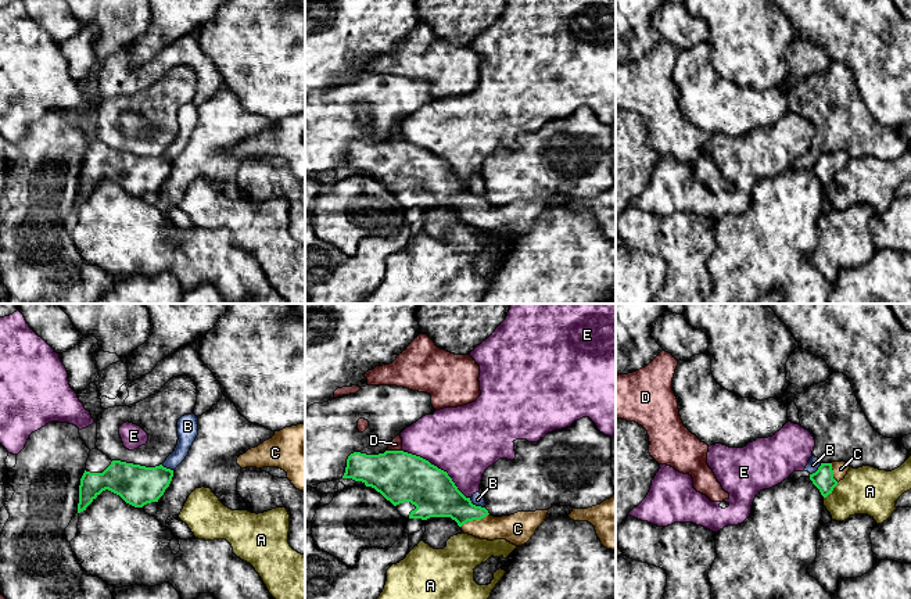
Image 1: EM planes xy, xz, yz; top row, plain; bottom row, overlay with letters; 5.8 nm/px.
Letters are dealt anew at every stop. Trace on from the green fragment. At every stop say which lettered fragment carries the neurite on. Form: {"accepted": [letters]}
{"accepted": ["C"]}

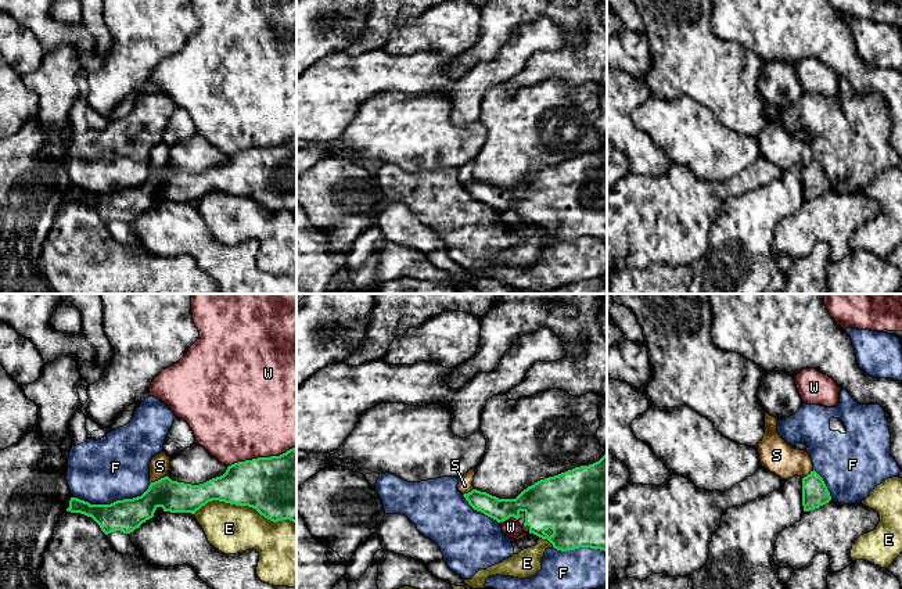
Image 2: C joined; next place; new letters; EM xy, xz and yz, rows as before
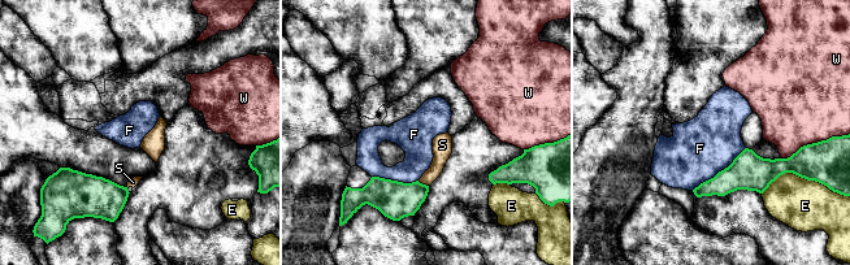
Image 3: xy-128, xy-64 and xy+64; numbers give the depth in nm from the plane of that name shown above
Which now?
{"accepted": []}

